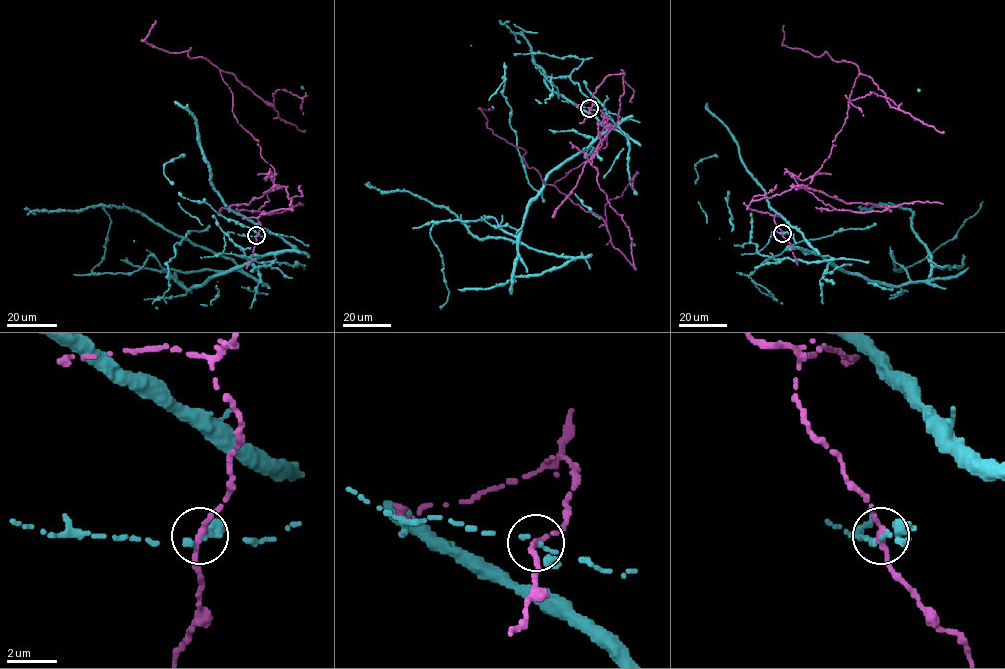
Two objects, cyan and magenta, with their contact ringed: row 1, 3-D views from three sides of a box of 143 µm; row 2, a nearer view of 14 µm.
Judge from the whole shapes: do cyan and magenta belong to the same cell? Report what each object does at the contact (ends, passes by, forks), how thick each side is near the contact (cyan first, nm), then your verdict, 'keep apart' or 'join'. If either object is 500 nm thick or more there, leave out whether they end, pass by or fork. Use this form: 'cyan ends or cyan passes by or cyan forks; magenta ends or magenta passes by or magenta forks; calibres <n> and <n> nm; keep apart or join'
cyan ends; magenta passes by; calibres 280 and 240 nm; keep apart

